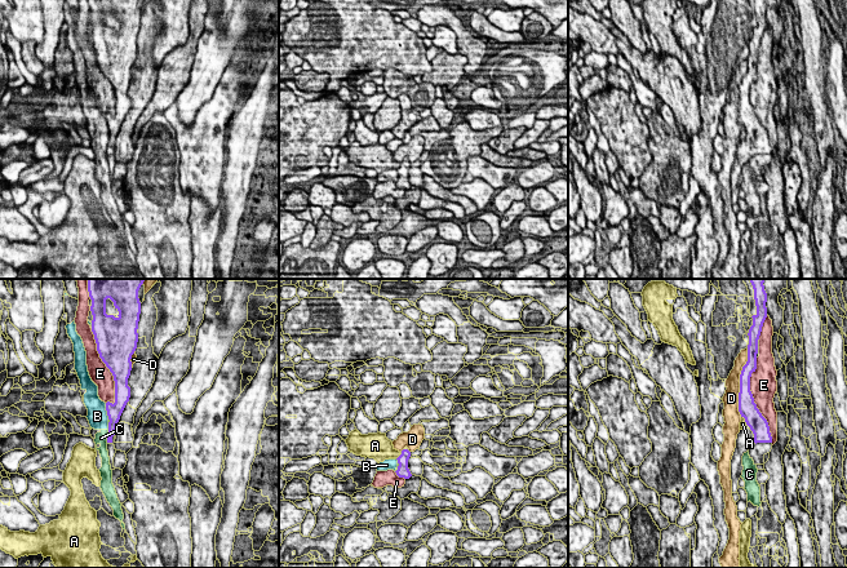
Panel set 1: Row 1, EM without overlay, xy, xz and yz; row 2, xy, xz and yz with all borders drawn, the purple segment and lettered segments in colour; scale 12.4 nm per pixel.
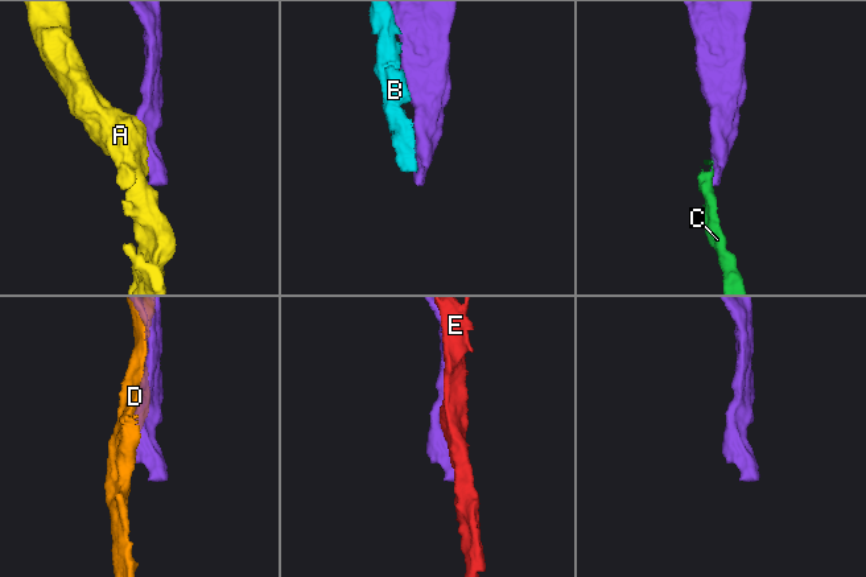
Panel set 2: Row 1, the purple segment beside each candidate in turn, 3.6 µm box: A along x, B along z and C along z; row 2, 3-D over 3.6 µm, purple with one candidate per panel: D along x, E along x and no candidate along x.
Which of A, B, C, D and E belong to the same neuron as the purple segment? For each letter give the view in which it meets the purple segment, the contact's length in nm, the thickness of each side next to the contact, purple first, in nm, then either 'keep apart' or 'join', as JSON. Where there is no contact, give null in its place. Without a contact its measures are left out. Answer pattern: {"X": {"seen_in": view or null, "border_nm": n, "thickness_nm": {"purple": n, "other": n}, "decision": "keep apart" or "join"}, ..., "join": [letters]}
{"A": {"seen_in": "xz", "border_nm": 80, "thickness_nm": {"purple": 160, "other": 300}, "decision": "keep apart"}, "B": {"seen_in": "xy", "border_nm": 220, "thickness_nm": {"purple": 190, "other": 260}, "decision": "keep apart"}, "C": {"seen_in": "xy", "border_nm": 160, "thickness_nm": {"purple": 130, "other": 160}, "decision": "keep apart"}, "D": {"seen_in": "yz", "border_nm": 850, "thickness_nm": {"purple": 190, "other": 190}, "decision": "keep apart"}, "E": {"seen_in": "yz", "border_nm": 1100, "thickness_nm": {"purple": 240, "other": 340}, "decision": "keep apart"}, "join": []}

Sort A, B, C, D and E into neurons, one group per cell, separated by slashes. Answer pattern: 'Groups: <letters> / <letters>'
Groups: A / B C / D / E

